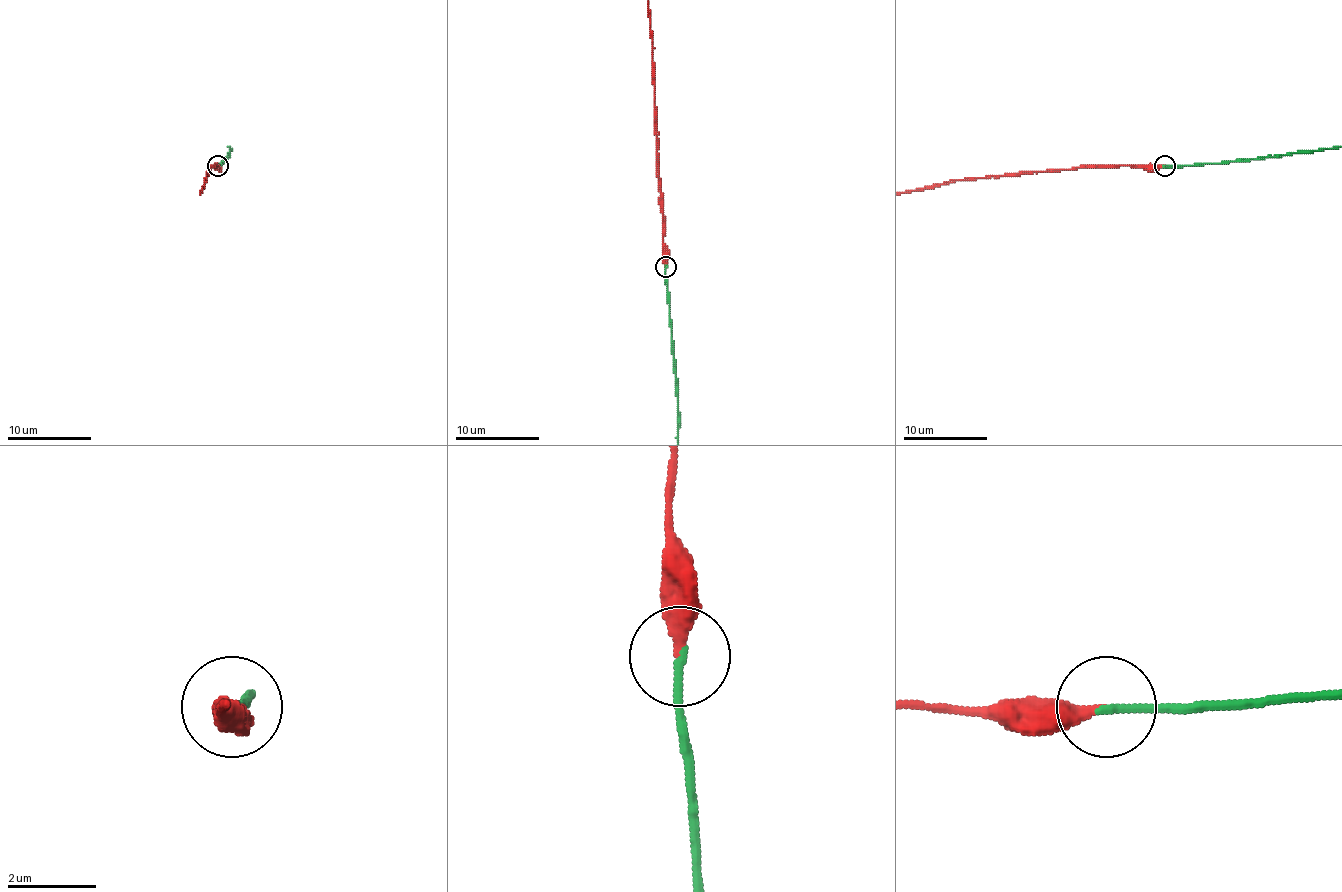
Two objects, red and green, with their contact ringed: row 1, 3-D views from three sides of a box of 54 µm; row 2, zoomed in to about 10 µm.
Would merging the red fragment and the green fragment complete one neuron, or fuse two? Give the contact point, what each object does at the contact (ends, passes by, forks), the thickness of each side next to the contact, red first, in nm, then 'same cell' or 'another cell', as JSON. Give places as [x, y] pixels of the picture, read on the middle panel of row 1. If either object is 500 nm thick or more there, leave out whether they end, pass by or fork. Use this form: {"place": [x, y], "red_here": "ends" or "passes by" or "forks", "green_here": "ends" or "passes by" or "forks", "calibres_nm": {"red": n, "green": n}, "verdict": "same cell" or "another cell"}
{"place": [665, 266], "red_here": "ends", "green_here": "ends", "calibres_nm": {"red": 300, "green": 180}, "verdict": "same cell"}

